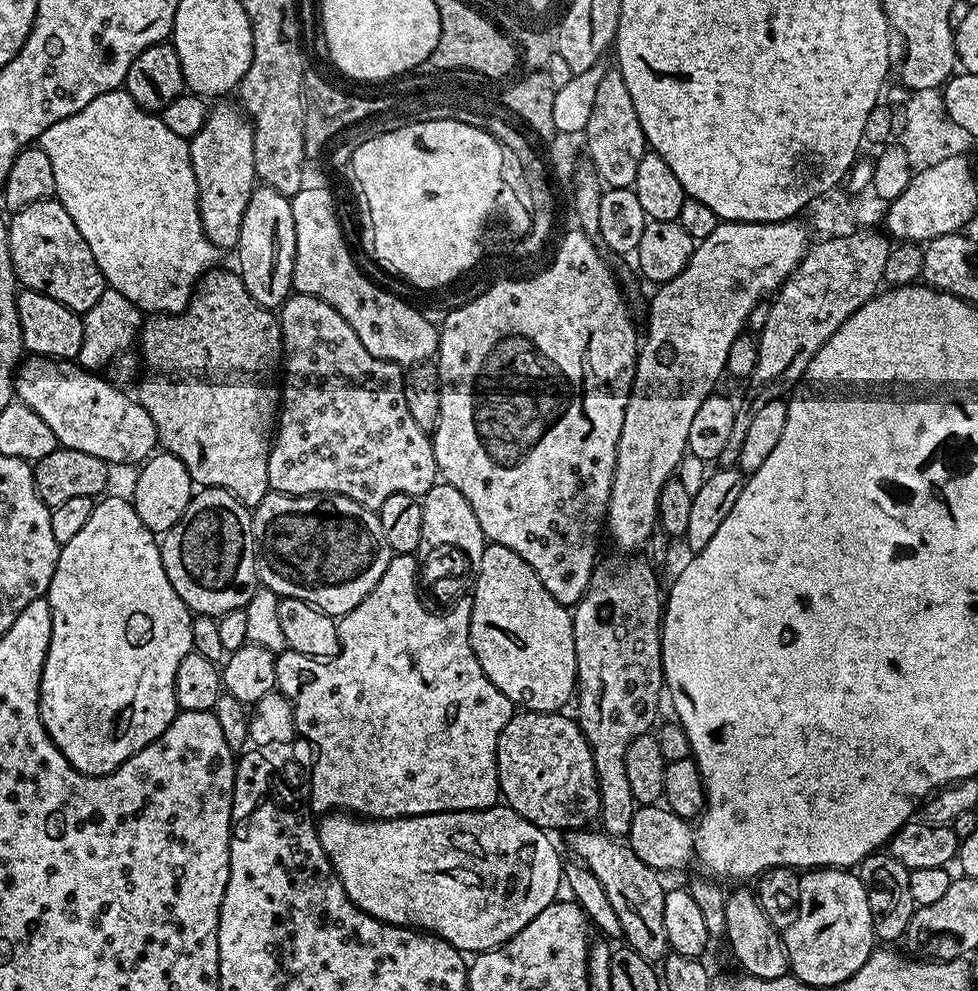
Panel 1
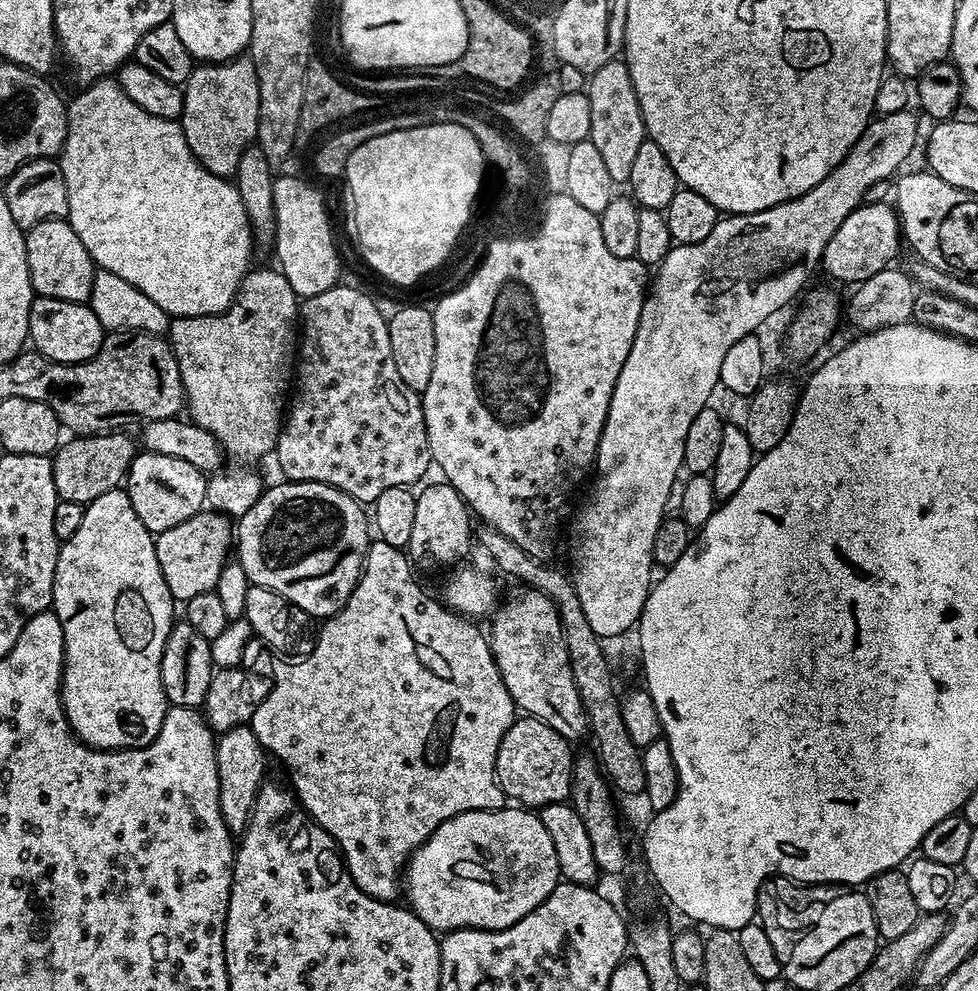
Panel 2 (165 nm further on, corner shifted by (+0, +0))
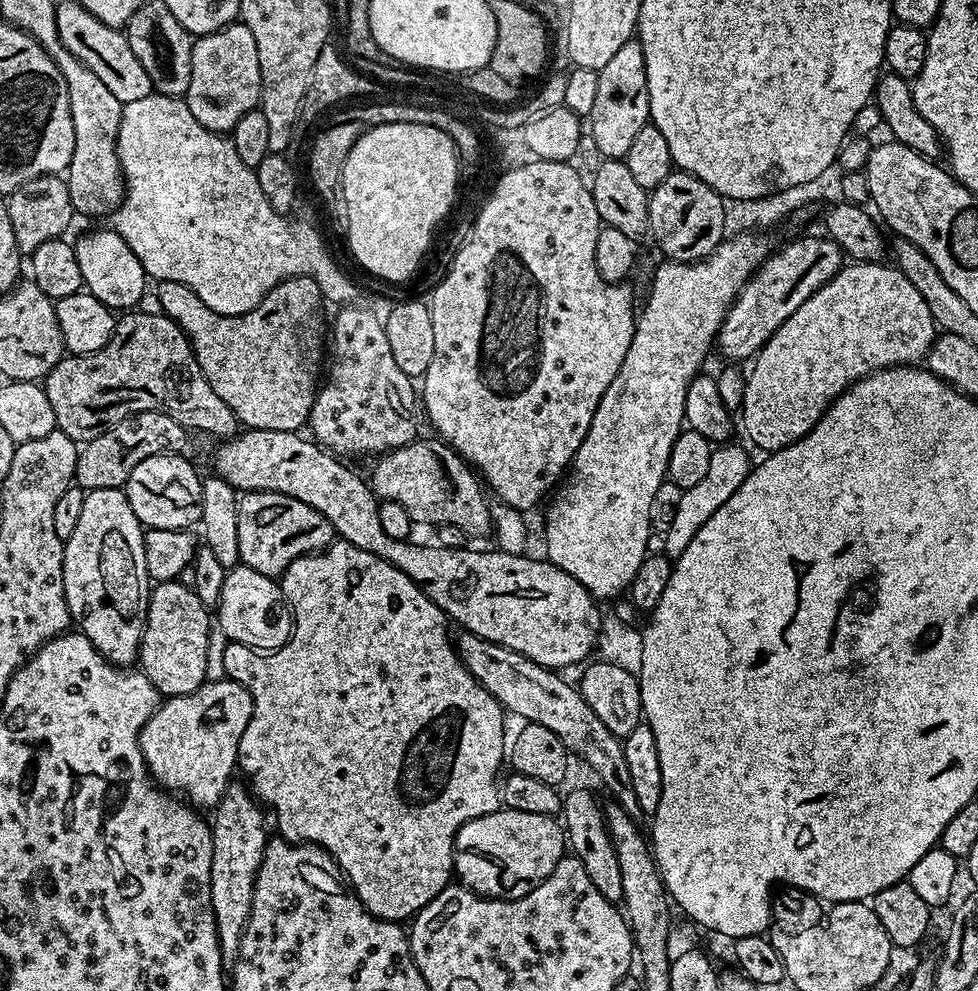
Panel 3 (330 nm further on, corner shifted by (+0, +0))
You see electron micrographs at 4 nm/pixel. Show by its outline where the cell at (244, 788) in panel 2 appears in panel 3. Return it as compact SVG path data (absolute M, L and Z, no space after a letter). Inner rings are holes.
M234 780L213 809L212 857L210 858L210 906L214 910L220 957L225 967L236 963L241 936L248 924L253 906L253 886L264 857L268 834L264 828L263 809L248 786Z

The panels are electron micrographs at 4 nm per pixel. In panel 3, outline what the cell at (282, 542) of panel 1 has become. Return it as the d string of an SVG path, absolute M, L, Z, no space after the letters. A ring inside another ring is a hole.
M246 492L239 497L238 550L239 563L258 570L258 574L279 577L299 556L323 552L334 539L330 522L318 510L277 492Z

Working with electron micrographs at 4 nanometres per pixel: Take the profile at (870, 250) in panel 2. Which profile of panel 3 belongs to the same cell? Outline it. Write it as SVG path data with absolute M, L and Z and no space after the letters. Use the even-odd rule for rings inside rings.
M800 236L797 240L790 241L785 248L780 248L777 252L775 249L753 274L752 279L747 280L744 289L737 294L736 301L730 306L720 327L720 333L716 336L718 352L720 348L721 354L728 359L726 360L728 362L751 361L764 347L764 343L782 326L782 322L786 322L786 318L790 318L790 314L794 314L794 310L804 307L806 298L813 296L819 288L826 286L826 282L830 282L830 278L834 278L834 274L840 272L845 260L844 253L833 240L827 238L819 240L816 236Z

